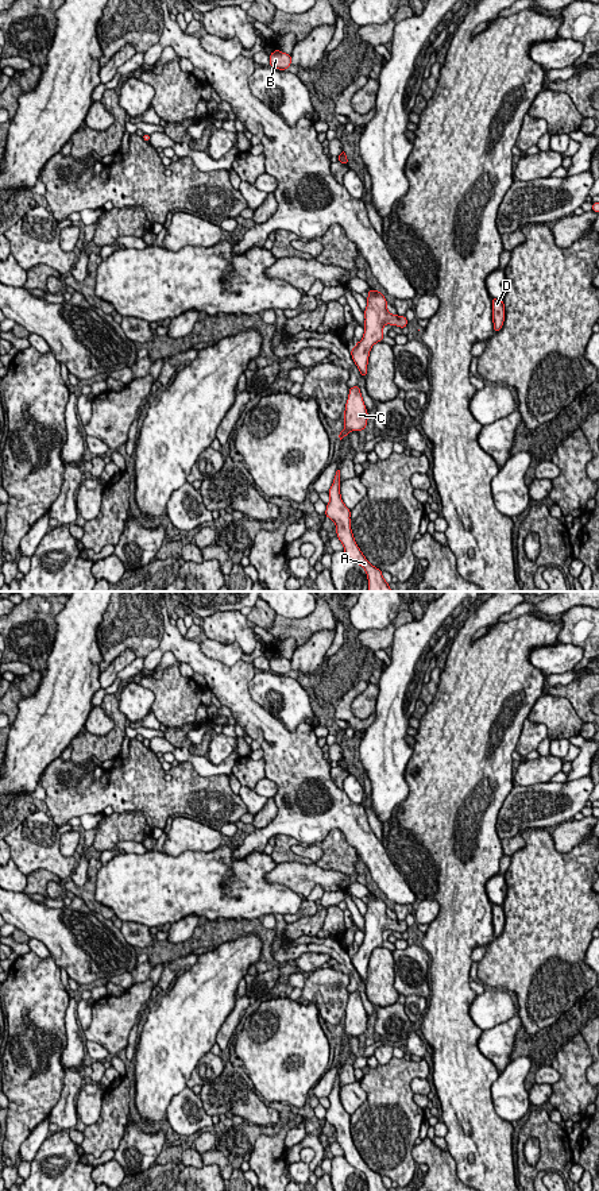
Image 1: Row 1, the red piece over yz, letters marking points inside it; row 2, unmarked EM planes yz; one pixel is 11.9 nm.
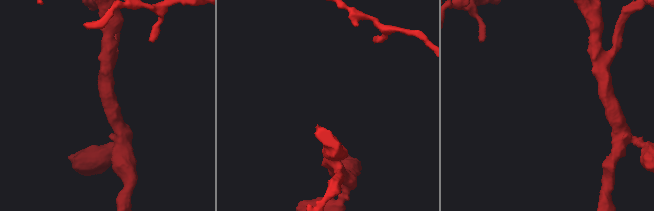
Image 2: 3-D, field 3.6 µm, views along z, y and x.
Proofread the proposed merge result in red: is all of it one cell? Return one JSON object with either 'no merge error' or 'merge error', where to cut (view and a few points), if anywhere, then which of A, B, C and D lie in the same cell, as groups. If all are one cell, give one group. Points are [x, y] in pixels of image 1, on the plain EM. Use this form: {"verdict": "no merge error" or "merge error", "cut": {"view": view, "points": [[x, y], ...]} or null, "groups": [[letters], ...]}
{"verdict": "no merge error", "cut": null, "groups": [["A", "B", "C", "D"]]}

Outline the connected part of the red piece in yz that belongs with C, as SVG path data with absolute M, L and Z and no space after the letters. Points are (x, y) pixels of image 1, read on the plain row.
M359 991L349 992L348 1005L344 1015L344 1036L337 1040L341 1045L349 1036L362 1036L366 1033L368 1018Z

